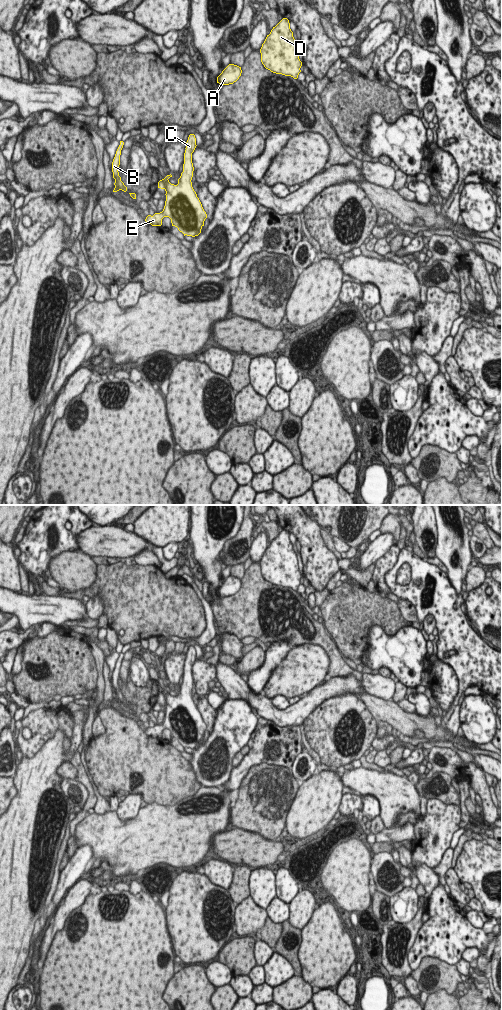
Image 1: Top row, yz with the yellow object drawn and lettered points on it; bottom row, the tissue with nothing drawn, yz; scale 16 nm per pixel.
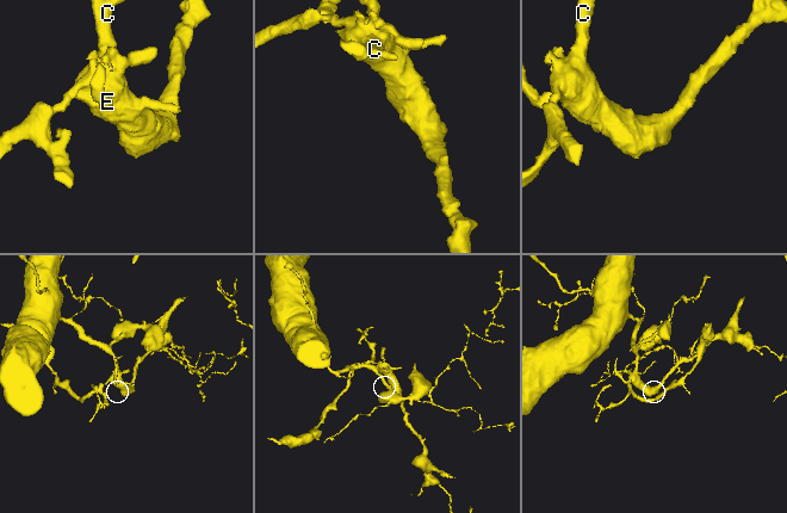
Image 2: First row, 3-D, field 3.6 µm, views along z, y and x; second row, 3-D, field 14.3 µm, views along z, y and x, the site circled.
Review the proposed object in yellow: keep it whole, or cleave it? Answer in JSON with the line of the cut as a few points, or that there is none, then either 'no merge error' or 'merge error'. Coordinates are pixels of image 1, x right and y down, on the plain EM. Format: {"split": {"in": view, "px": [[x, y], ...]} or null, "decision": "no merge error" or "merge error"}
{"split": null, "decision": "no merge error"}

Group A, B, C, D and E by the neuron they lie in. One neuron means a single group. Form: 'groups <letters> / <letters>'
groups A B C D E

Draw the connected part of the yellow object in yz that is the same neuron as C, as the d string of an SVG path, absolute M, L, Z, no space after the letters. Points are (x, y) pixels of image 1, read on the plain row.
M190 646L186 654L183 684L178 691L178 696L174 697L169 694L171 686L158 694L158 700L166 703L165 718L162 724L155 725L153 728L148 727L145 731L147 736L161 738L162 731L169 729L172 738L177 739L184 748L195 749L201 745L207 726L191 694L194 683L192 665L196 658L195 647Z

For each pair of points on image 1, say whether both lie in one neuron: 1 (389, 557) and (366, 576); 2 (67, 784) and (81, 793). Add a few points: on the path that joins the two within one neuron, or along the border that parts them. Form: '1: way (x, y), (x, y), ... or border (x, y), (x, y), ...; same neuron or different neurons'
1: border (376, 562), (371, 578); different neurons
2: way (70, 787), (78, 793); same neuron

